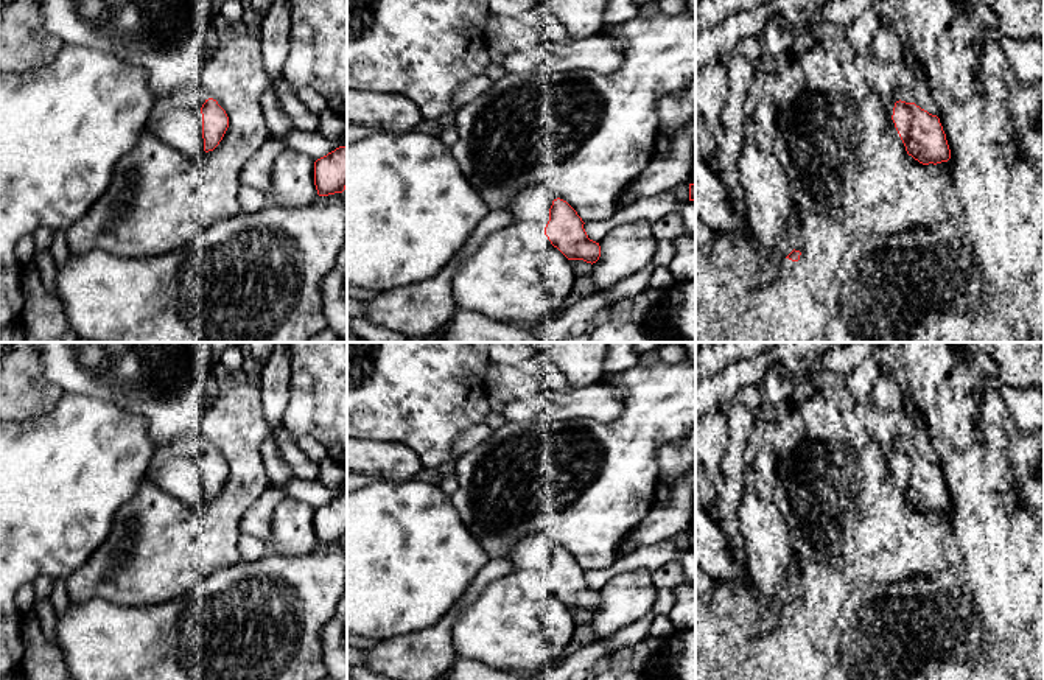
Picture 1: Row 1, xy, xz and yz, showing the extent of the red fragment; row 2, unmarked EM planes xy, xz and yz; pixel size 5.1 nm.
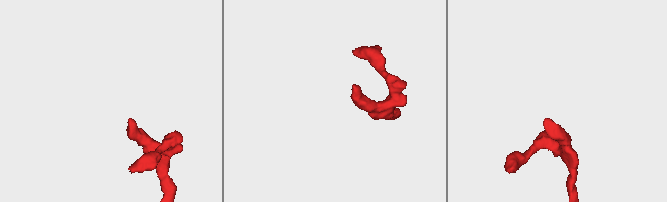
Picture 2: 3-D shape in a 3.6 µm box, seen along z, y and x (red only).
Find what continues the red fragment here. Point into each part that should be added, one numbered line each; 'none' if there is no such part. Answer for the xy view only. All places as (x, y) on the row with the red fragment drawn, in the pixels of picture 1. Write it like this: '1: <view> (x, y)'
1: xy (178, 128)

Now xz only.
1: xz (529, 204)

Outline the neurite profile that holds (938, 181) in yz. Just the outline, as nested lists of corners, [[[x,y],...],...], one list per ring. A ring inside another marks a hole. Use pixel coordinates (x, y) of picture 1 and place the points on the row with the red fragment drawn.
[[[929,163],[929,171],[930,171],[930,182],[932,182],[932,187],[935,190],[946,190],[946,191],[951,191],[954,193],[954,185],[952,182],[943,174],[943,170],[938,168],[937,165],[934,163]]]

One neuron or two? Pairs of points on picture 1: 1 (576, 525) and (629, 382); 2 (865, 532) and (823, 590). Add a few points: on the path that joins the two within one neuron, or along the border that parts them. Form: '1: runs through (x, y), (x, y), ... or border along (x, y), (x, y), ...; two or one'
1: runs through (592, 489), (634, 439), (635, 417); one
2: border along (828, 567), (842, 573), (854, 585); two

